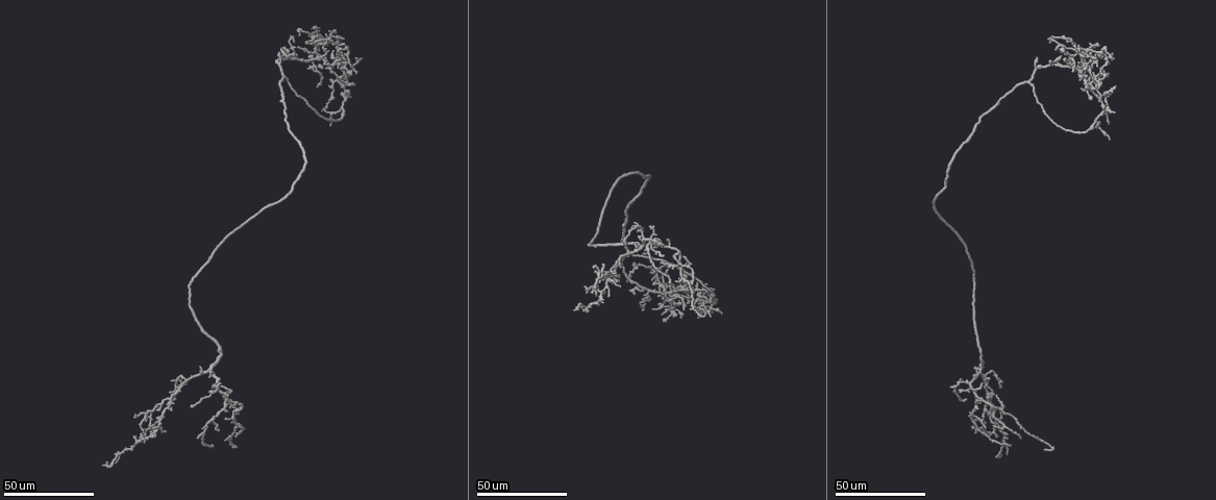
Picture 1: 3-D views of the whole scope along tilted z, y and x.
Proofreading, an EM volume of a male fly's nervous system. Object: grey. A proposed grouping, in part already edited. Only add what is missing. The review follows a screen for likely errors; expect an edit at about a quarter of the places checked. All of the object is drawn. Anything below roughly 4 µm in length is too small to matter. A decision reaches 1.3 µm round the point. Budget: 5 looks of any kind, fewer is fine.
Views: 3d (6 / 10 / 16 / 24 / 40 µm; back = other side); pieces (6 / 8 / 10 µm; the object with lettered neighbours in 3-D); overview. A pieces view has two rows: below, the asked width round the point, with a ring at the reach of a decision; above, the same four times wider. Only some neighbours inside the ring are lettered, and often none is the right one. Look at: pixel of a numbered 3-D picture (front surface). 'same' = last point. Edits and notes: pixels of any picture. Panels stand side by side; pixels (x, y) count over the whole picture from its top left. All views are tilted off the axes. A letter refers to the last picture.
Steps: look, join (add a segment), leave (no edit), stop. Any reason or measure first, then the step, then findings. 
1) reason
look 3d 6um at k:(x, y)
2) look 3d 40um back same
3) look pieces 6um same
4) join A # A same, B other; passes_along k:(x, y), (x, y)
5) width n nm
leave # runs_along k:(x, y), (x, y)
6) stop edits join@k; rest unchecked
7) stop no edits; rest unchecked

an open end
look 3d 24um at 1:(146, 416)

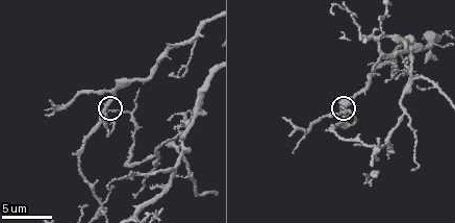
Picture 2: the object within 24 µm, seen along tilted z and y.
look pieces 8um at 2:(104, 115)

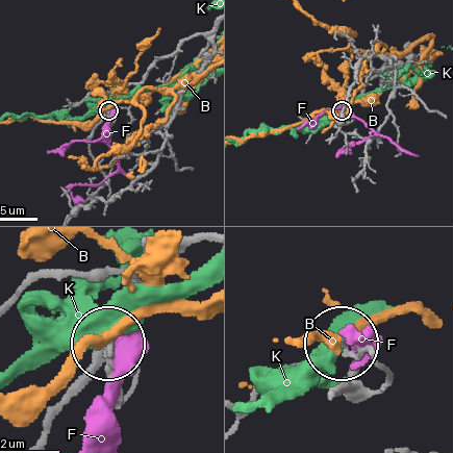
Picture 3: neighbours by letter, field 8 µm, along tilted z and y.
leave # B other, F other, K other; none of them fits

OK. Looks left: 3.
free end
look 3d 24um at 1:(985, 429)

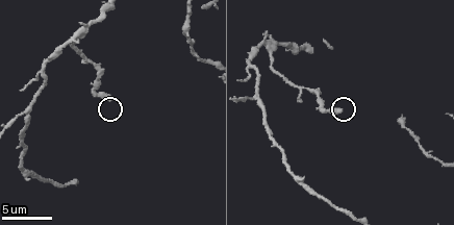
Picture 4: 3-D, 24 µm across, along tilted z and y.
look pieces 6um at 4:(107, 97)

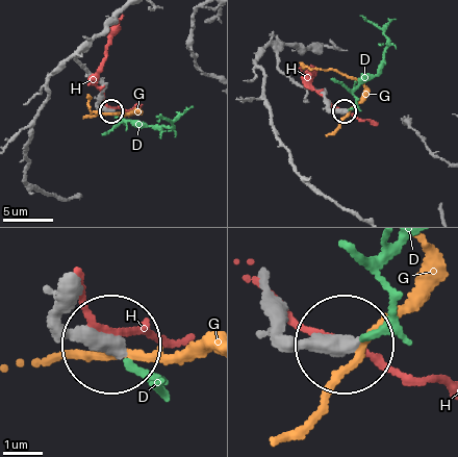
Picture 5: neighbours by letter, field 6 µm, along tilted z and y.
join D # D same, G other, H other; passes_along 5:(263, 299), (284, 334), (367, 335), (390, 310), (390, 251); the cell continues

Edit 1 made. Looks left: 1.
stop edits join@5; rest unchecked

